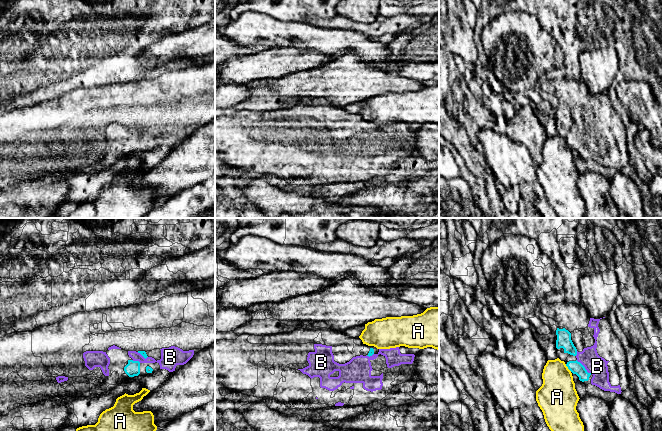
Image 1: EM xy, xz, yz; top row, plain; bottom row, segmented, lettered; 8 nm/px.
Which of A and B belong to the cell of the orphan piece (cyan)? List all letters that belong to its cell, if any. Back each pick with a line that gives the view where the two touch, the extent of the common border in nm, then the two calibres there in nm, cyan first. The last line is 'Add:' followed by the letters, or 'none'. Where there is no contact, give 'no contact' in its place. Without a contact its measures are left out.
B: contact in yz; length 170 nm; calibres 100 and 160 nm
Add: B

